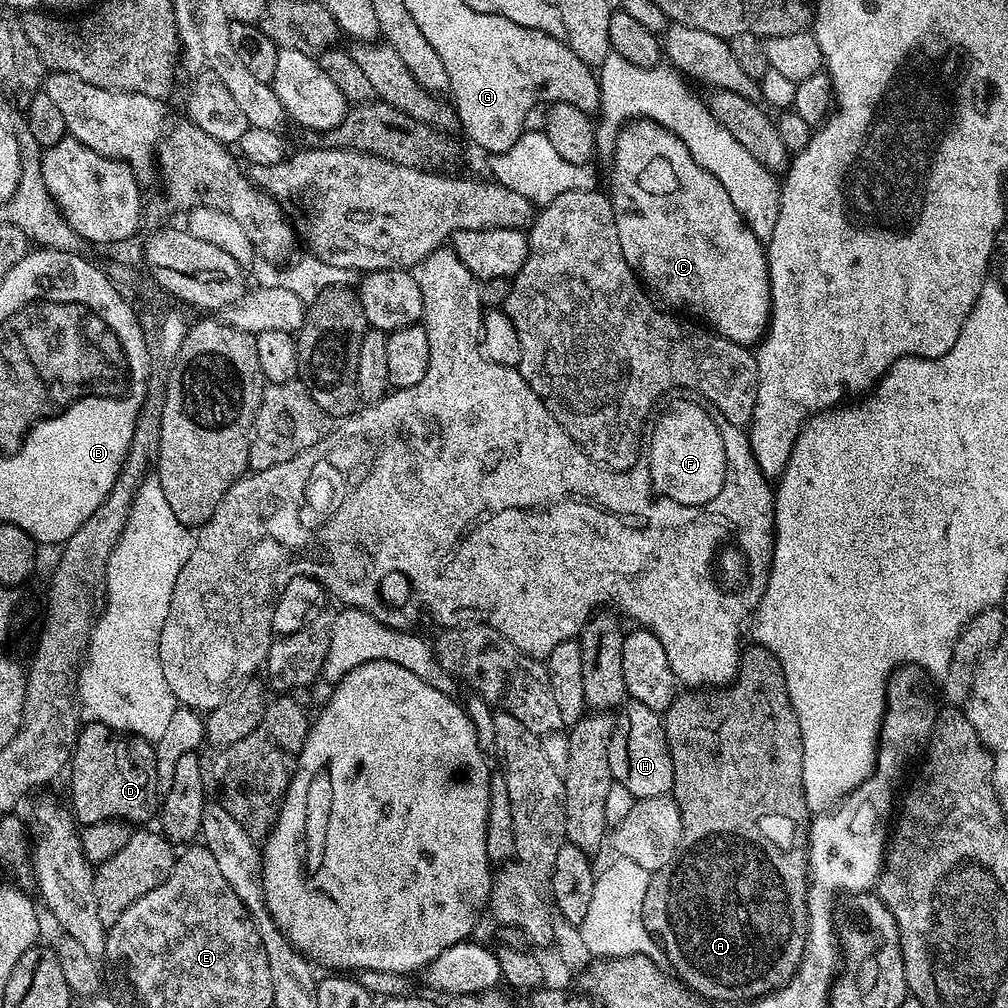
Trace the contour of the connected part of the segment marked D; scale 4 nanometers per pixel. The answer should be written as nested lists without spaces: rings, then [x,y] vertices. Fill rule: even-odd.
[[[88,722],[81,727],[70,761],[72,776],[72,804],[70,811],[81,825],[103,820],[126,820],[133,826],[144,826],[158,812],[158,789],[156,786],[156,749],[139,736],[130,736],[107,728],[105,724]]]

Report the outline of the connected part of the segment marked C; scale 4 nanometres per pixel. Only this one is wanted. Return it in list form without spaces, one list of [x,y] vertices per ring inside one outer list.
[[[635,119],[625,124],[619,131],[617,146],[610,163],[610,169],[612,169],[610,199],[614,210],[614,222],[618,226],[618,242],[622,246],[622,254],[626,258],[626,262],[653,293],[656,291],[666,303],[673,304],[673,306],[668,306],[673,309],[685,308],[686,311],[693,312],[693,314],[688,313],[693,317],[701,316],[701,318],[696,318],[703,321],[717,336],[726,338],[730,342],[745,346],[759,345],[765,332],[768,331],[768,318],[772,315],[768,253],[765,245],[756,237],[754,230],[750,230],[750,226],[744,221],[742,214],[738,214],[738,210],[734,210],[734,202],[730,202],[730,194],[726,194],[726,186],[722,186],[722,182],[718,182],[718,178],[714,178],[714,174],[710,174],[705,168],[698,166],[698,162],[694,162],[690,150],[686,150],[684,143],[672,133],[671,128],[663,128],[662,125],[656,124],[652,120]]]

